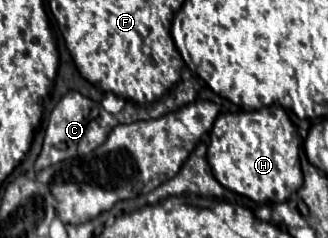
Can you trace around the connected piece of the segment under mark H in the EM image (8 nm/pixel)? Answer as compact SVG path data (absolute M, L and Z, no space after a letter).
M275 105L257 111L240 110L223 113L215 119L207 161L215 179L223 187L257 203L283 203L303 185L299 165L300 147L301 137L283 107Z

